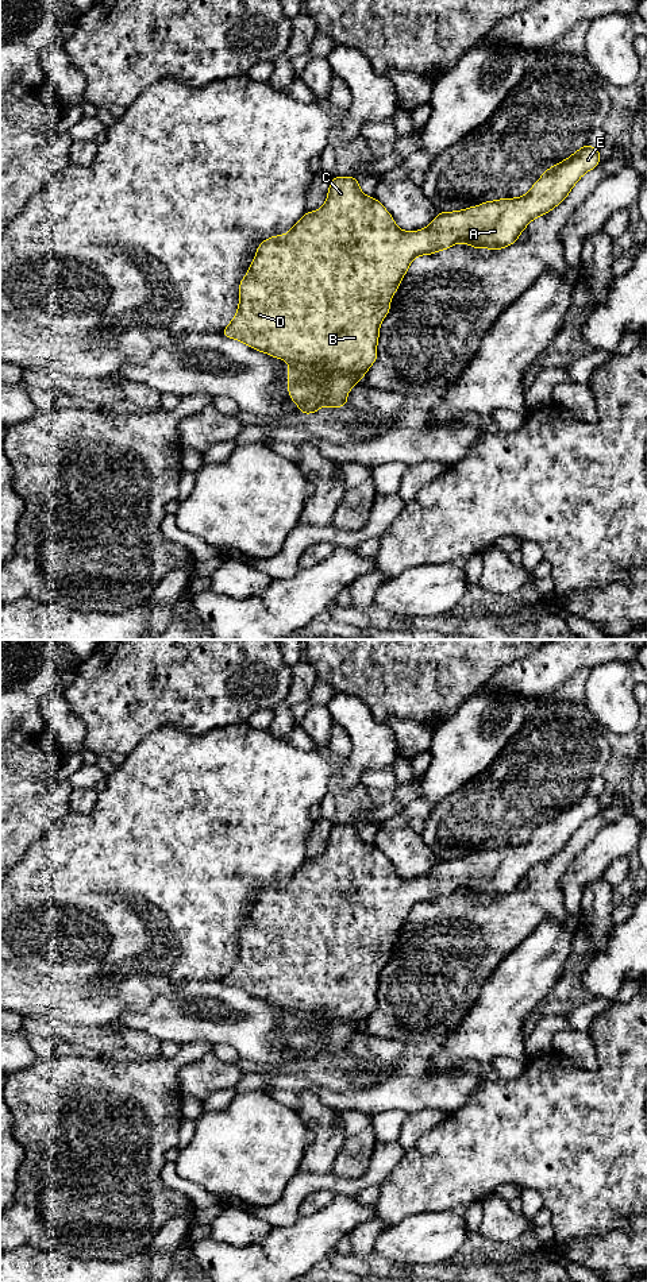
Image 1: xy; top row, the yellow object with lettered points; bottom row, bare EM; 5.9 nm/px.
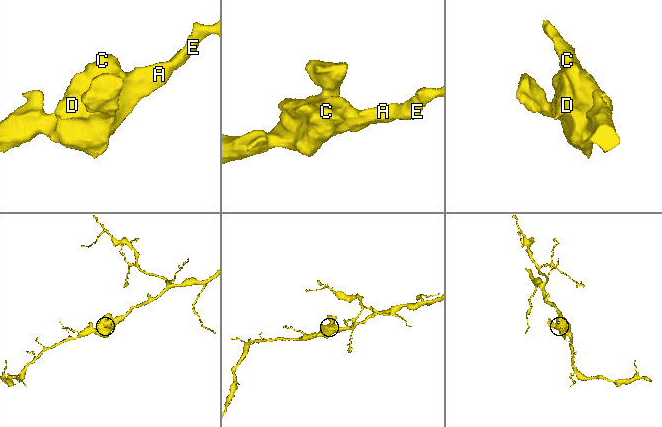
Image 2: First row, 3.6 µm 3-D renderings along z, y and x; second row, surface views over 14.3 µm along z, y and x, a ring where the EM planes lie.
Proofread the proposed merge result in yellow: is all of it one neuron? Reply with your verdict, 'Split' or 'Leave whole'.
Leave whole

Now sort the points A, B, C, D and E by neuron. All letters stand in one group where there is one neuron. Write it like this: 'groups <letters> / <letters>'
groups A B C D E

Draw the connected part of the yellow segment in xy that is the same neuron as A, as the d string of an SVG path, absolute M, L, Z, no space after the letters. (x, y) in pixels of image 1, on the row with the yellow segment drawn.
M586 144L563 162L548 167L525 196L486 201L455 212L439 212L427 228L416 232L400 229L376 197L367 197L361 192L357 177L334 177L320 209L305 212L288 233L265 239L258 246L255 258L239 283L238 312L222 335L289 363L289 397L303 414L315 413L323 406L342 408L347 405L351 387L377 360L380 324L389 313L392 296L416 256L431 255L457 243L490 250L513 244L535 217L559 205L577 181L598 165L600 150Z

